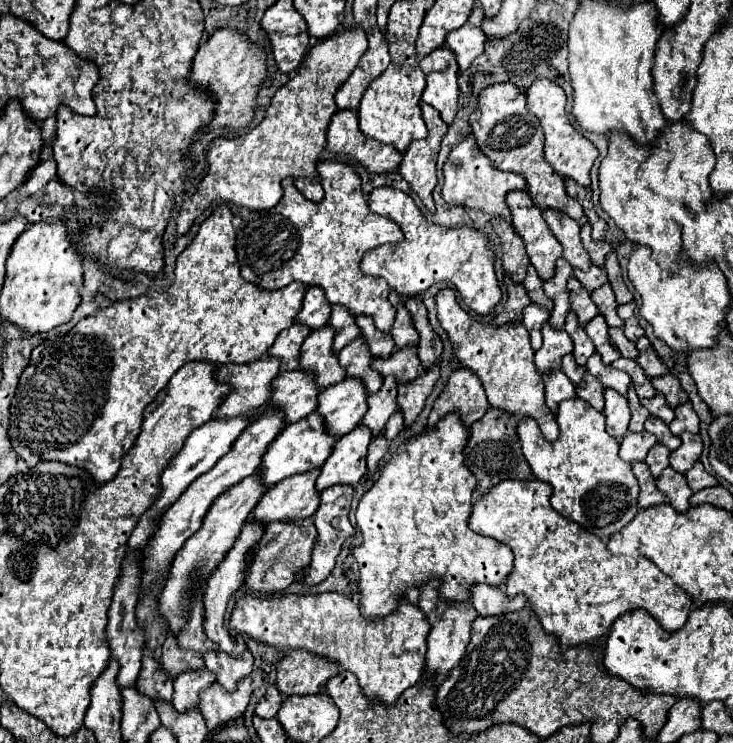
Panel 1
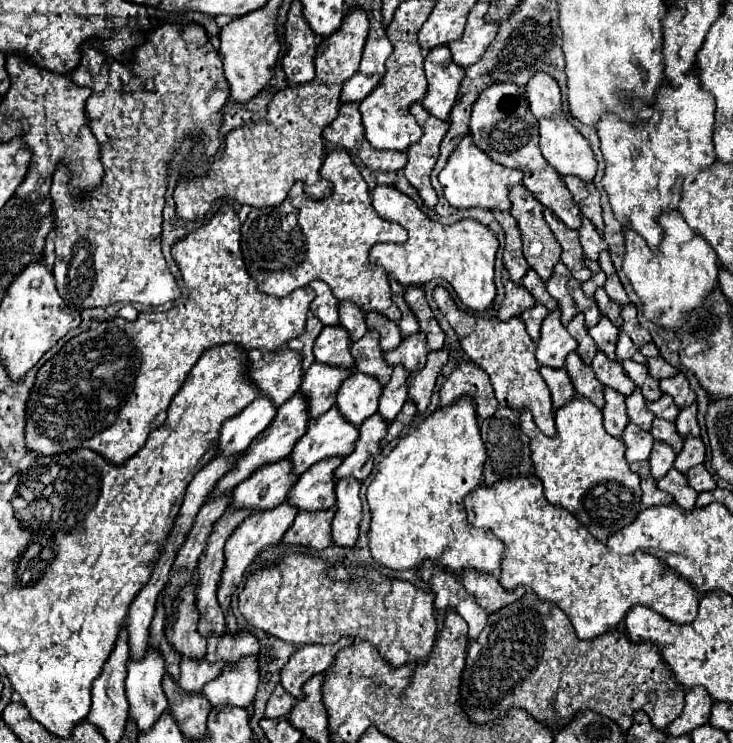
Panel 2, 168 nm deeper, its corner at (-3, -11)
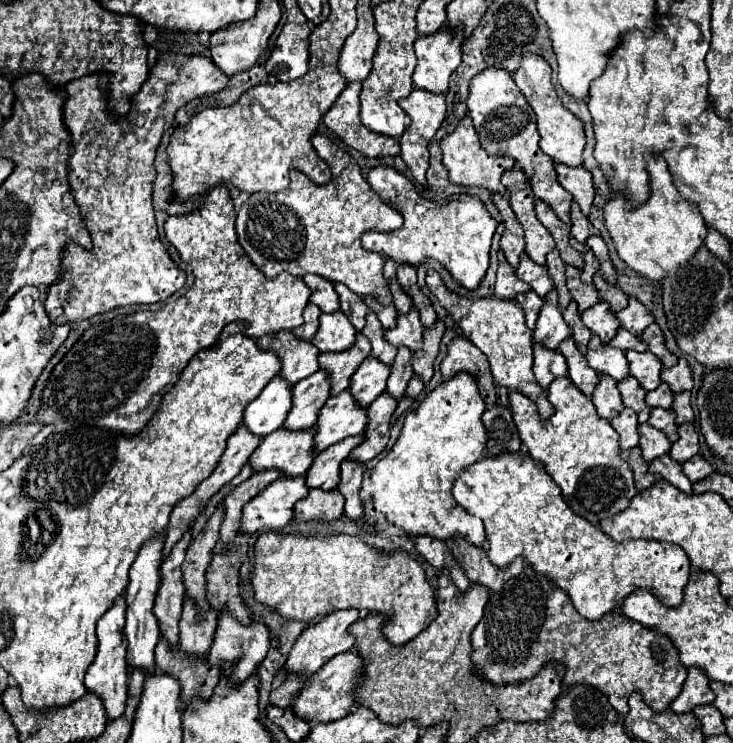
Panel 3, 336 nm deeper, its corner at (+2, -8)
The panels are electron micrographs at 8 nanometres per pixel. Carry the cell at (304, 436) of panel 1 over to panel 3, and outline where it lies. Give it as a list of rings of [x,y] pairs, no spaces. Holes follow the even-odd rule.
[[[350,390],[340,392],[338,396],[330,396],[324,408],[320,410],[318,418],[318,432],[316,432],[316,452],[326,450],[328,446],[348,438],[362,434],[368,424],[366,408],[358,408]]]

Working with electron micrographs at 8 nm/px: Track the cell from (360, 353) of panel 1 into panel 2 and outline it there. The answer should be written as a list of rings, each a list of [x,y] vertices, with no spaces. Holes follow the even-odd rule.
[[[367,331],[359,341],[355,341],[351,345],[351,355],[355,359],[355,371],[373,375],[381,385],[389,383],[393,367],[389,367],[383,359],[377,331]]]

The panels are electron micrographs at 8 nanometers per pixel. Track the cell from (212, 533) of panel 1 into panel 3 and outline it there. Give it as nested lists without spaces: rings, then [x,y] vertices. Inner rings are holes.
[[[278,428],[262,438],[260,446],[250,456],[250,464],[256,472],[278,468],[286,476],[300,476],[308,472],[314,462],[314,452],[310,452],[310,448],[314,448],[314,428]]]

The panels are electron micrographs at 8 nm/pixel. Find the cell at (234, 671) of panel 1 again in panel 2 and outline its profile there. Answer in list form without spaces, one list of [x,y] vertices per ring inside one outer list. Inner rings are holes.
[[[237,633],[235,637],[231,635],[223,635],[223,637],[215,637],[207,641],[207,655],[205,659],[209,663],[217,663],[223,661],[225,665],[235,665],[239,663],[243,657],[249,655],[257,655],[259,653],[259,643],[257,637],[251,633]]]

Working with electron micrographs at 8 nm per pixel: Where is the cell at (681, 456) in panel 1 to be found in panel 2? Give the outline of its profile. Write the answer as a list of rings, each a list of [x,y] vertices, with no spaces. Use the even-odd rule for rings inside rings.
[[[687,437],[685,445],[683,445],[683,451],[675,459],[675,469],[685,475],[689,469],[693,469],[695,465],[699,465],[703,461],[705,461],[703,441],[699,437]]]

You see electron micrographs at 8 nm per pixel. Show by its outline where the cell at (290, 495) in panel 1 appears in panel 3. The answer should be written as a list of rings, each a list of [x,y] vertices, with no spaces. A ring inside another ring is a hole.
[[[364,434],[354,436],[350,440],[340,440],[338,444],[332,444],[326,448],[326,452],[320,452],[314,458],[314,464],[306,472],[308,488],[322,488],[322,490],[334,490],[340,480],[340,464],[350,456],[350,452],[364,440]]]

